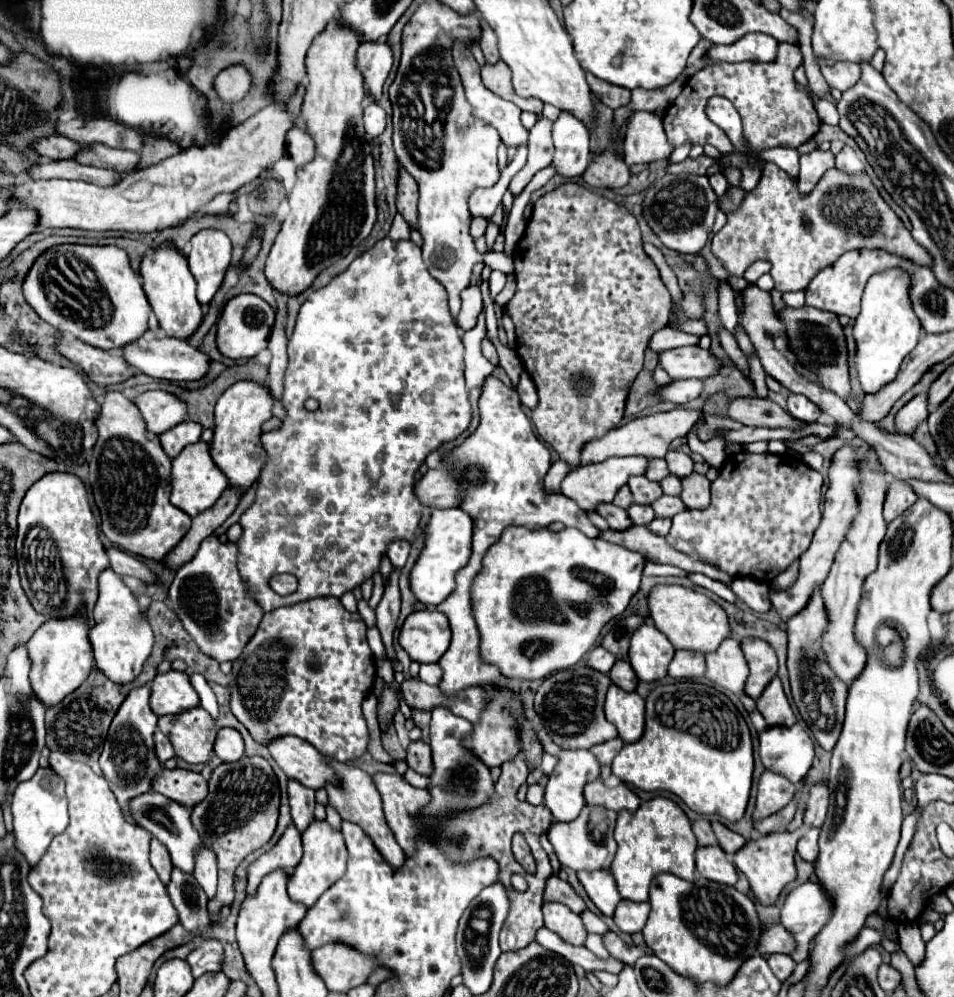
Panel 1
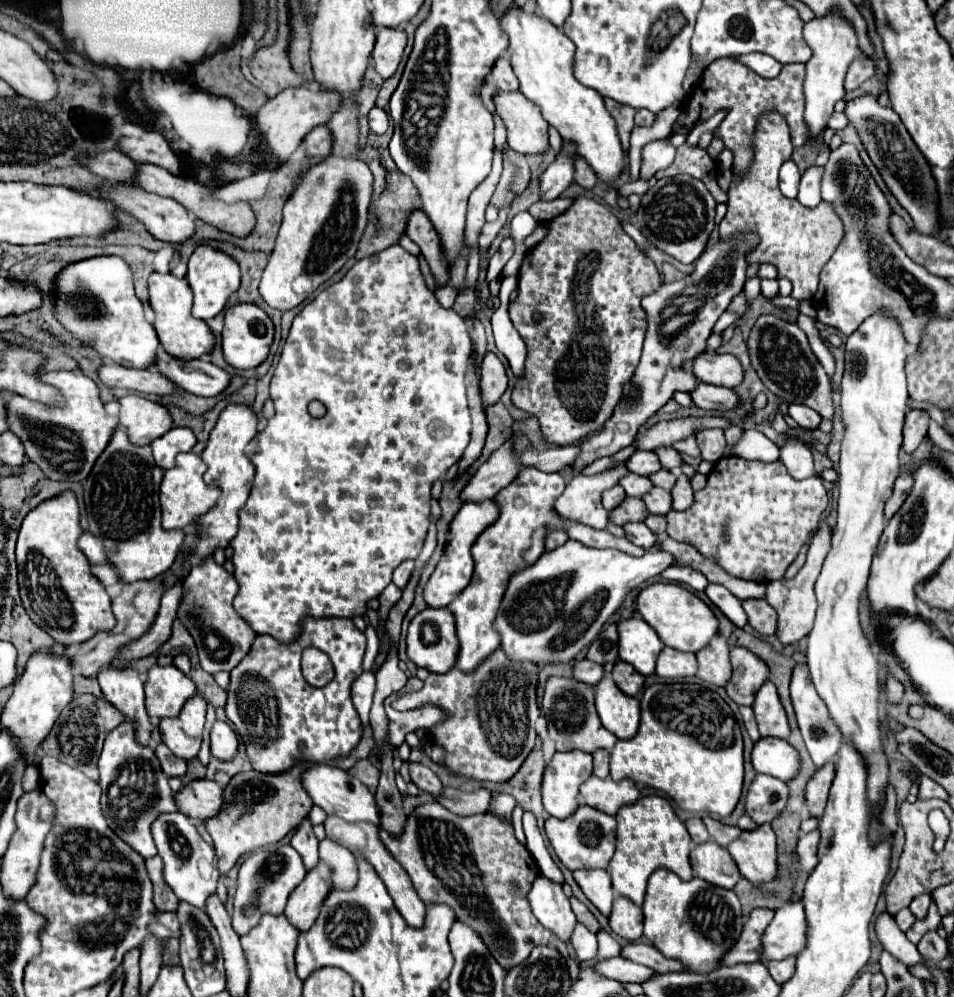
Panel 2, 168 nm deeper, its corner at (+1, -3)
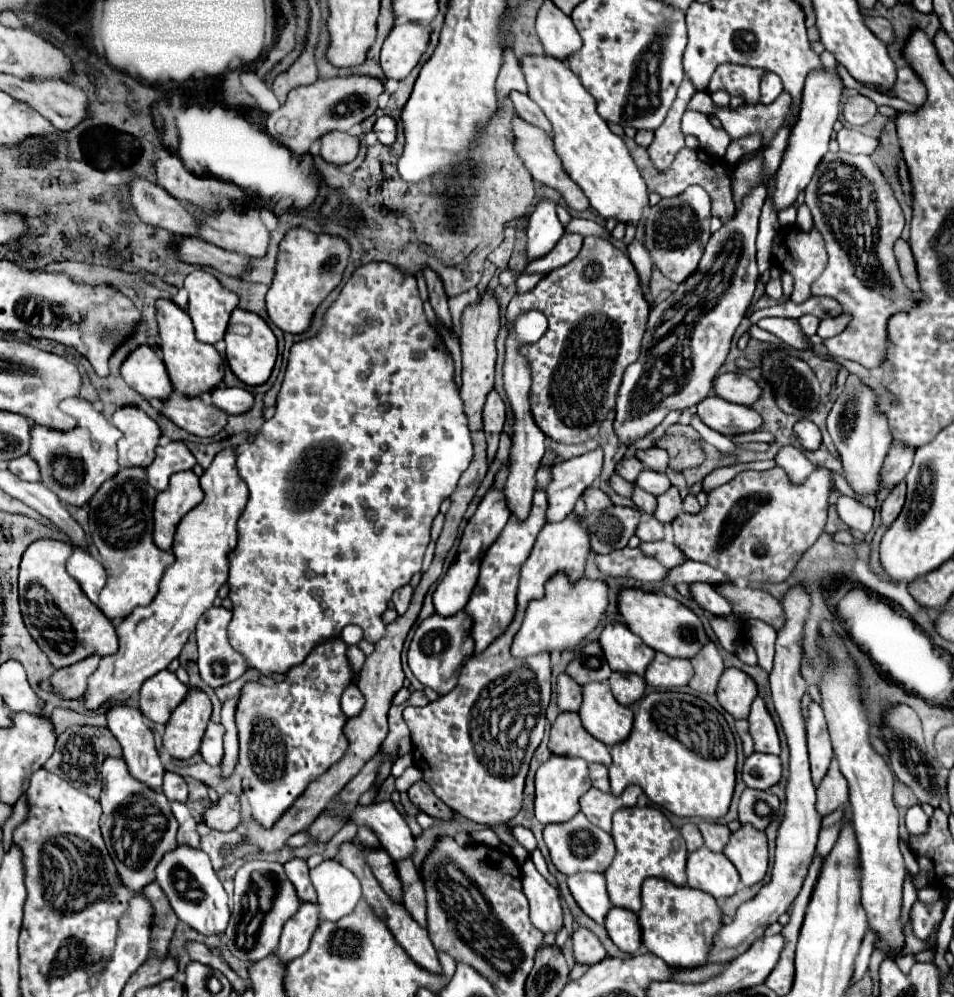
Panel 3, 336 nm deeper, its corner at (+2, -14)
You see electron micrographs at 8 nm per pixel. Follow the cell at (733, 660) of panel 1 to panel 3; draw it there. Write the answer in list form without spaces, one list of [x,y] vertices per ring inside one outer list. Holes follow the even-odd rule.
[[[709,641],[693,659],[691,665],[695,669],[693,679],[689,681],[689,687],[699,693],[715,693],[719,675],[723,673],[723,659],[715,647],[713,641]]]

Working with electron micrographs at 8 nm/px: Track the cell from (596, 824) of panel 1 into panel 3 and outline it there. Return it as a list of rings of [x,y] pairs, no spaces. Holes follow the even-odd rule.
[[[577,813],[571,821],[565,821],[565,823],[545,825],[543,839],[545,839],[545,843],[551,851],[553,865],[563,875],[575,875],[579,871],[603,873],[615,857],[615,845],[613,845],[611,833],[605,833],[603,829],[597,829],[593,823],[587,821],[587,817],[583,813]]]

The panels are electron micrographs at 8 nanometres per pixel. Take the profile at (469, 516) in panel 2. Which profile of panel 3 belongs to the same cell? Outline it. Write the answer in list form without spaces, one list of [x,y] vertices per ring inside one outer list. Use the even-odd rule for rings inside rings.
[[[489,489],[487,495],[483,497],[483,501],[479,503],[475,515],[469,519],[465,531],[463,531],[463,537],[461,537],[461,545],[459,545],[459,555],[457,559],[453,561],[453,565],[449,567],[449,571],[445,573],[445,577],[441,579],[441,583],[437,585],[435,593],[433,593],[433,605],[435,605],[435,611],[443,617],[449,617],[457,611],[461,611],[471,593],[473,593],[473,587],[477,585],[477,577],[479,577],[479,565],[481,565],[481,559],[485,555],[485,551],[495,543],[495,539],[499,537],[499,533],[503,531],[505,523],[509,521],[509,509],[505,507],[505,495],[501,491],[493,491]]]

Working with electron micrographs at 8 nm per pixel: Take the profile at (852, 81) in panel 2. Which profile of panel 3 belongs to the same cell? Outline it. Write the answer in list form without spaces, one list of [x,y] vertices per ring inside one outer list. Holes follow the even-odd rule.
[[[911,67],[899,69],[893,93],[899,99],[905,99],[905,101],[909,101],[909,103],[913,103],[917,107],[921,107],[925,103],[925,99],[927,99],[927,89],[925,89],[923,81],[919,79],[919,75]]]

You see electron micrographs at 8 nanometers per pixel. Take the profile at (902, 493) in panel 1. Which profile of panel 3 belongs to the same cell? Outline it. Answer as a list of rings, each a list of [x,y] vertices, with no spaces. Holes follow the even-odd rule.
[[[901,481],[891,489],[891,493],[887,495],[887,499],[881,505],[881,521],[883,521],[883,525],[889,527],[897,519],[897,515],[903,509],[903,503],[905,503],[905,483]]]

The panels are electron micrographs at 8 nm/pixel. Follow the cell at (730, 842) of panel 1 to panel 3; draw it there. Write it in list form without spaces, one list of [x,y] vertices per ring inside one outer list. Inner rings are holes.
[[[701,821],[699,831],[705,839],[705,847],[711,849],[711,851],[723,851],[723,847],[727,845],[729,835],[731,835],[731,831],[725,825],[709,823],[709,821]]]

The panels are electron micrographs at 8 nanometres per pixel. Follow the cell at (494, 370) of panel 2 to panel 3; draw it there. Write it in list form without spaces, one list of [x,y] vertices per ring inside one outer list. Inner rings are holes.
[[[491,391],[487,397],[485,409],[483,409],[483,425],[485,425],[485,435],[487,435],[487,459],[491,465],[497,453],[499,435],[505,425],[505,403],[497,395],[497,391]]]

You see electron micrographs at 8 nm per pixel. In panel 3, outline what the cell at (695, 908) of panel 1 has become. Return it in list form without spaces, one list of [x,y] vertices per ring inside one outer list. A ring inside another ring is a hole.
[[[649,877],[643,881],[641,901],[641,941],[651,953],[661,957],[671,967],[689,967],[707,961],[707,953],[713,943],[713,933],[723,925],[719,905],[713,897],[689,885],[677,887],[667,879]]]

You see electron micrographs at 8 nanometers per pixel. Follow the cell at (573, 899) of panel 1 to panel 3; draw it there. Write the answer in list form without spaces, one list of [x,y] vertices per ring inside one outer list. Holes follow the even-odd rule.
[[[579,927],[573,933],[573,957],[575,957],[577,963],[595,965],[595,963],[599,963],[607,957],[607,951],[605,951],[605,947],[601,945],[601,941],[597,939],[595,933]]]

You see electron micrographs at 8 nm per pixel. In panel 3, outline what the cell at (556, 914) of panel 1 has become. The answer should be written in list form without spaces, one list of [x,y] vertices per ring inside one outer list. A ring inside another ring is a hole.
[[[531,859],[525,861],[521,869],[523,893],[529,899],[531,923],[543,933],[557,933],[563,927],[563,907],[559,901],[559,889],[553,887],[533,865]]]

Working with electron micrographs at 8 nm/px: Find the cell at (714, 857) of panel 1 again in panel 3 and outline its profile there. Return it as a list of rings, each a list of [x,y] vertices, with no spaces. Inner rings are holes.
[[[701,847],[687,857],[687,883],[689,887],[701,889],[715,899],[731,897],[741,881],[735,865],[723,855]]]

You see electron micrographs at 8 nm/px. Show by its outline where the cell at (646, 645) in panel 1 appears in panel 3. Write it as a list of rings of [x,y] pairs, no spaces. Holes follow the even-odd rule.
[[[623,623],[605,625],[597,641],[603,649],[609,667],[619,673],[645,675],[645,667],[649,665],[649,659],[653,659],[655,655],[655,651],[647,647]]]

